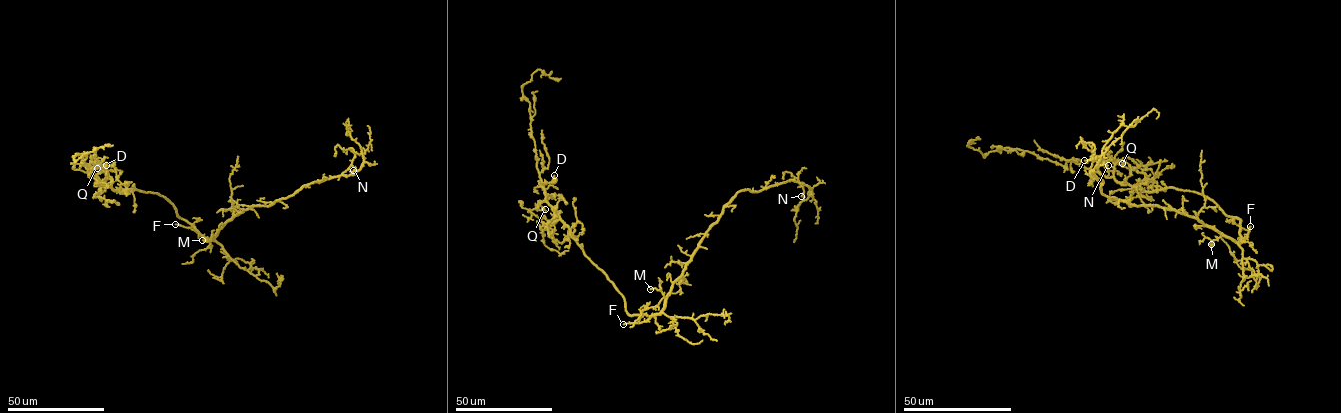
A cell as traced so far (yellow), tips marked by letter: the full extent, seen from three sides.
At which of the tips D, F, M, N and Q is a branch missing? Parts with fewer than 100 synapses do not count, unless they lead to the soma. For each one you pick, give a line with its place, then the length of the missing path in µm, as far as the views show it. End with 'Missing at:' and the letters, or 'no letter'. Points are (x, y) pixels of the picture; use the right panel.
F: Place: (1250, 226). Missing length about 70 µm
Missing at: F

